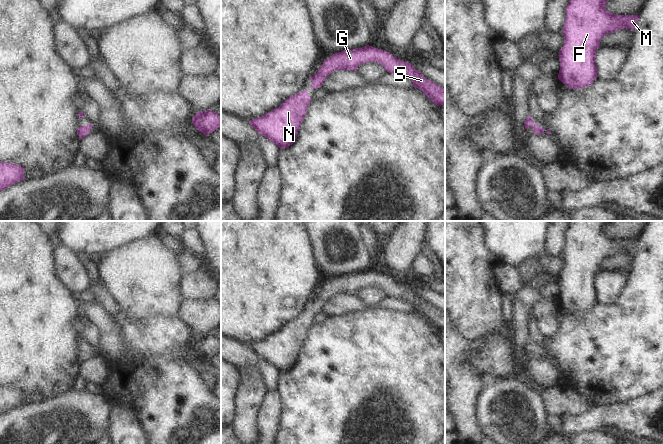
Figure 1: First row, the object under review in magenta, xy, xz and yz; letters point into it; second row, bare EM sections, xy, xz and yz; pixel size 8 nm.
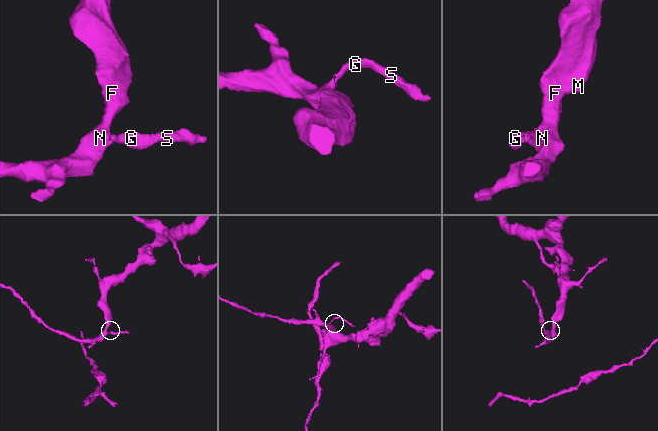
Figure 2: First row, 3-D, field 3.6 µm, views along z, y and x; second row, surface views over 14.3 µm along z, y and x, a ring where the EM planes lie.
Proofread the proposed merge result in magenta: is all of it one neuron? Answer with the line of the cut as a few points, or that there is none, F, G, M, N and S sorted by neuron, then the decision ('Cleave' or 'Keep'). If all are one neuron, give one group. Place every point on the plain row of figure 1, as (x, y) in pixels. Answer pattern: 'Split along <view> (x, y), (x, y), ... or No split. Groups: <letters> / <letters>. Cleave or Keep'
No split. Groups: F G M N S. Keep.

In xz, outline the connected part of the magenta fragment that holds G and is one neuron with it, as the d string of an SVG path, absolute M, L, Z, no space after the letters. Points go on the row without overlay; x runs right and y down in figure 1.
M364 270L353 274L343 274L323 285L318 296L309 301L311 313L322 310L329 298L337 294L356 295L357 291L367 286L380 287L387 296L407 301L413 305L413 311L420 313L434 328L445 330L445 313L426 303L421 295L416 294L409 286L397 283L395 280L372 270Z

